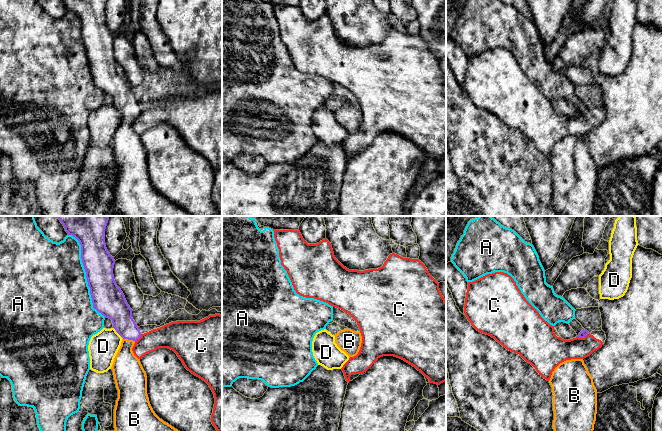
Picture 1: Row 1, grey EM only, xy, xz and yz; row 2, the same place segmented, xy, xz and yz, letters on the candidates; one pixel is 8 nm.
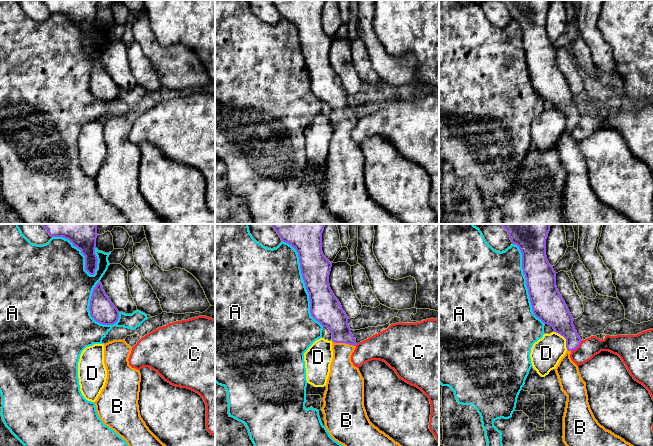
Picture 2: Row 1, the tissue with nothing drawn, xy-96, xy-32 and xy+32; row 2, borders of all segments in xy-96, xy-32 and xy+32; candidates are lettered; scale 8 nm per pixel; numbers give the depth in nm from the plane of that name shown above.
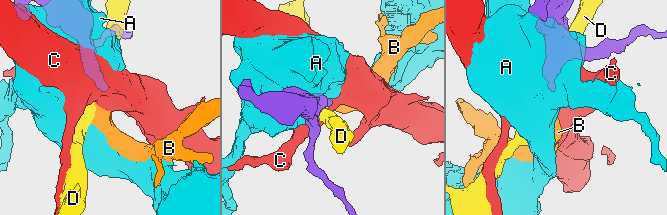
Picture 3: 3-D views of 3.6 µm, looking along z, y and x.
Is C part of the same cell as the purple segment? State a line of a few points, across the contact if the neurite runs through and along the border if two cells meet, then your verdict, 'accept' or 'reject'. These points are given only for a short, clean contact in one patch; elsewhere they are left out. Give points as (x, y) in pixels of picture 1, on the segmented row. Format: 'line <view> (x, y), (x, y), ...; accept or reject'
line yz (589, 333), (583, 337), (577, 337); reject

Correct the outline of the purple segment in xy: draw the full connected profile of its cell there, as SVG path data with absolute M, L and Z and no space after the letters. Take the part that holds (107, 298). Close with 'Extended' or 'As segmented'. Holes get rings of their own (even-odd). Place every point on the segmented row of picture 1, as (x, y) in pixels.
M109 216L55 217L63 224L68 235L75 237L81 245L81 259L90 288L93 308L105 318L111 319L114 329L123 338L111 367L118 390L118 398L114 409L114 431L178 431L160 419L153 411L147 395L146 372L140 363L140 359L132 351L135 342L141 337L141 332L132 318L133 310L114 280L115 260L108 252L105 244L105 229Z. Extended

